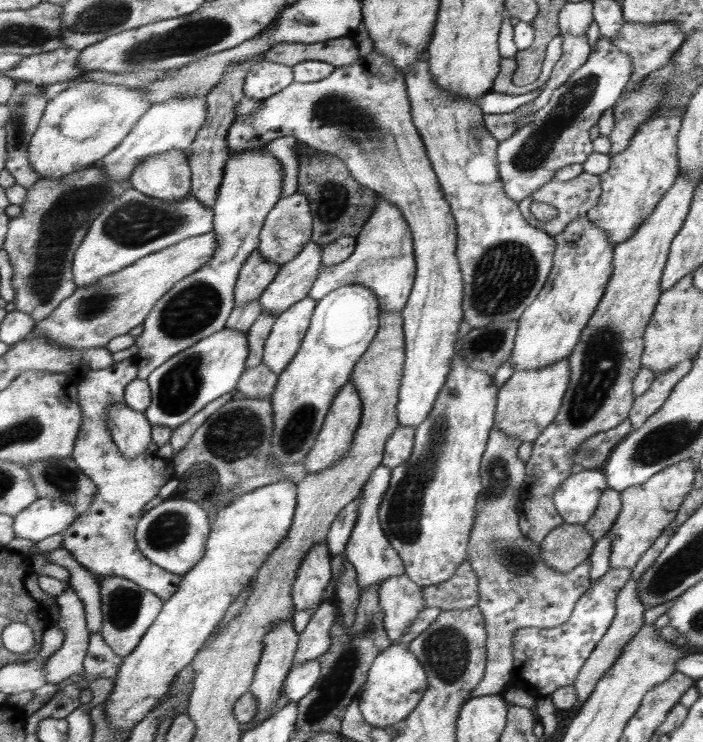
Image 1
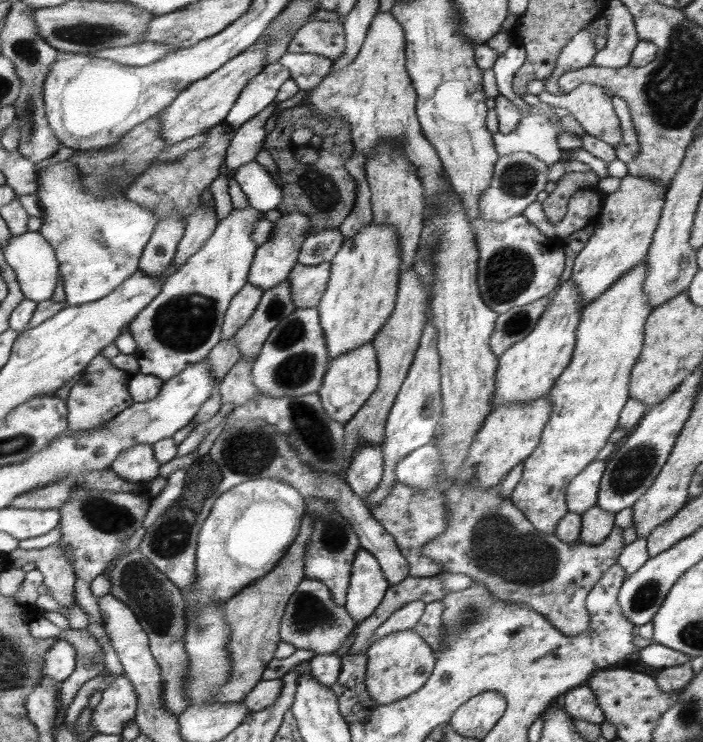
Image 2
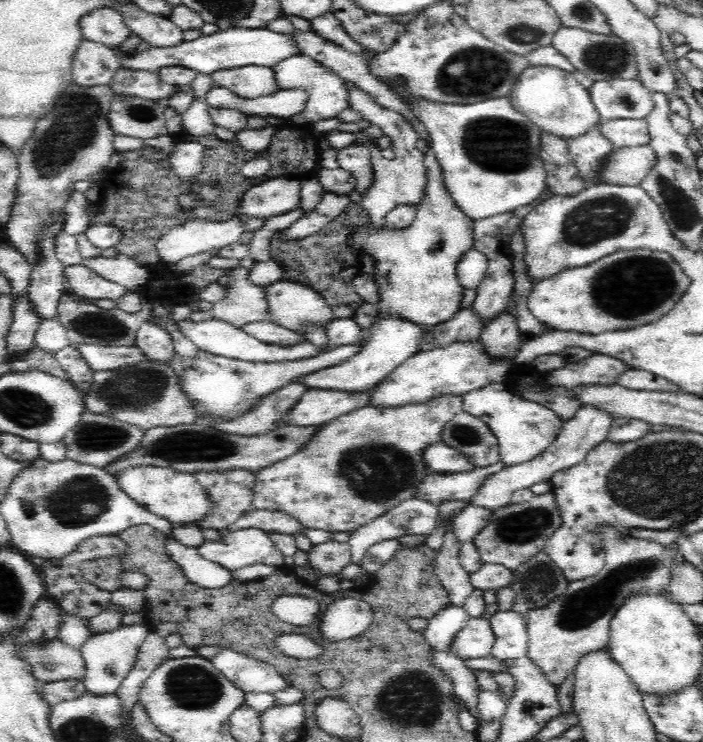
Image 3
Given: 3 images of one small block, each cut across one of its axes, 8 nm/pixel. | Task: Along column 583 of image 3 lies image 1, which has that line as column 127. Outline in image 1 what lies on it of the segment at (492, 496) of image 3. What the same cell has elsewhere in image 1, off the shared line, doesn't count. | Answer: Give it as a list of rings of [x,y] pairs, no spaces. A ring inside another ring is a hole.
[[[113,404],[107,415],[109,429],[113,433],[113,440],[125,454],[125,458],[135,460],[149,455],[149,446],[154,442],[153,425],[146,413],[133,410],[127,404]]]

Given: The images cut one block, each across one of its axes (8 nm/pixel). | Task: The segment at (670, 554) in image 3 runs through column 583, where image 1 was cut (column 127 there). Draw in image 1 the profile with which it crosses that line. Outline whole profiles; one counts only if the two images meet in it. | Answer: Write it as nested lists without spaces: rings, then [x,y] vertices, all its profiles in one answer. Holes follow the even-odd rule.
[[[99,576],[101,584],[103,630],[105,641],[122,659],[127,658],[140,646],[149,627],[162,611],[164,600],[153,591],[137,585],[131,579]]]

